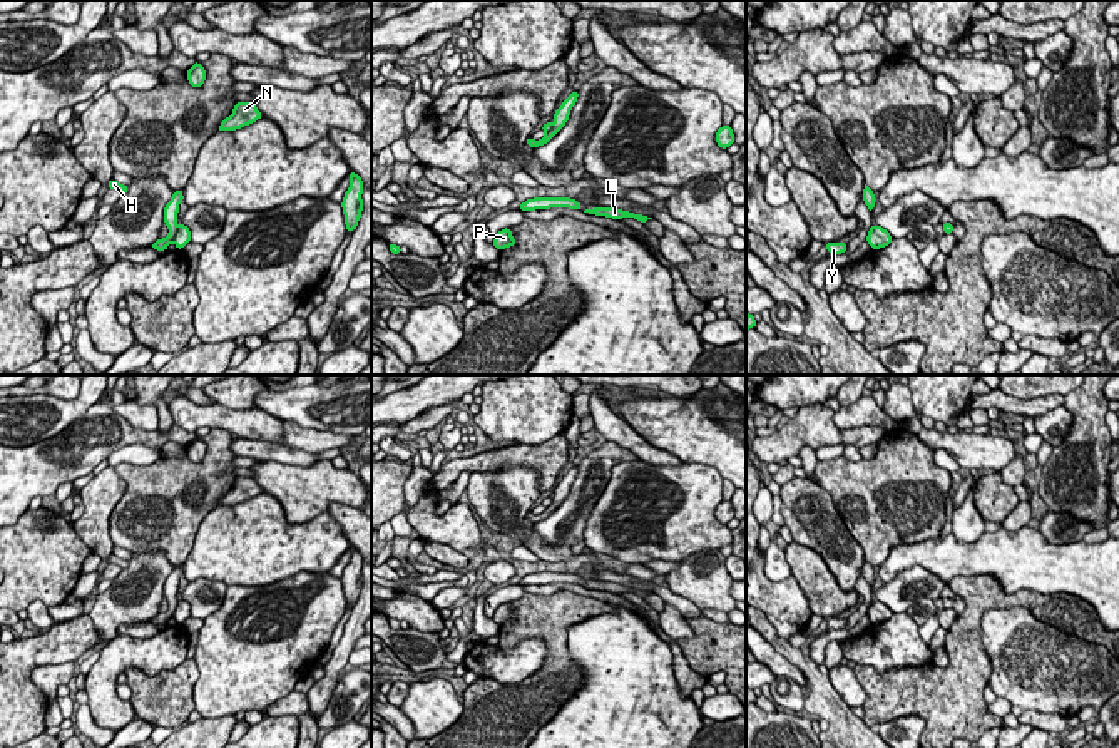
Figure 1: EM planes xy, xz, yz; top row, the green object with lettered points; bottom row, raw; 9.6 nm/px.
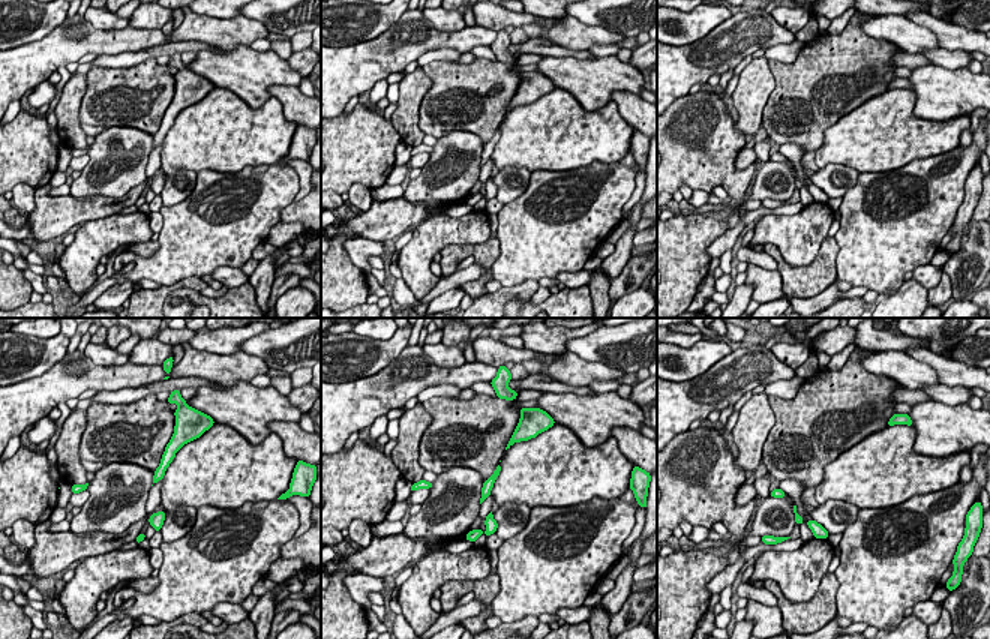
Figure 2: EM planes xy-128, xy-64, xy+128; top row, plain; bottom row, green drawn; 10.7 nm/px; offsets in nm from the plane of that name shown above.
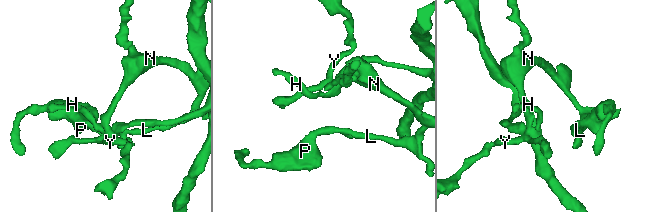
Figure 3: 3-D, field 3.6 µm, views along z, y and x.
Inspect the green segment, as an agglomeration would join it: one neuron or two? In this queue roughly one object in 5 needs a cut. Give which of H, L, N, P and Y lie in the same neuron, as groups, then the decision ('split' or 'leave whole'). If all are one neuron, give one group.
H / L N P Y; split

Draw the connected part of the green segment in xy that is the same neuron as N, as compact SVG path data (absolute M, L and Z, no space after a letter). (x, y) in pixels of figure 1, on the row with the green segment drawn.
M236 102L232 114L221 122L217 132L241 129L244 126L256 122L261 117L263 114L258 110L254 104Z

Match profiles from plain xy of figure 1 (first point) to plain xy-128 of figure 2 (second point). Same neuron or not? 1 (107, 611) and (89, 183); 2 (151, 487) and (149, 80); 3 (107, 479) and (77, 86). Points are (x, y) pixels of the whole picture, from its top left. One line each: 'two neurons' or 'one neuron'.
1: one neuron
2: one neuron
3: one neuron

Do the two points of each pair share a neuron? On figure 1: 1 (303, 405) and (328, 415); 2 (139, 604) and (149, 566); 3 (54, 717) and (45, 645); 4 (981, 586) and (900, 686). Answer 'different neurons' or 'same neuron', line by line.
1: same neuron
2: same neuron
3: different neurons
4: same neuron

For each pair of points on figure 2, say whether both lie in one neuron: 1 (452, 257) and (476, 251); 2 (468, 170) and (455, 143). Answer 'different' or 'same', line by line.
1: same
2: same

